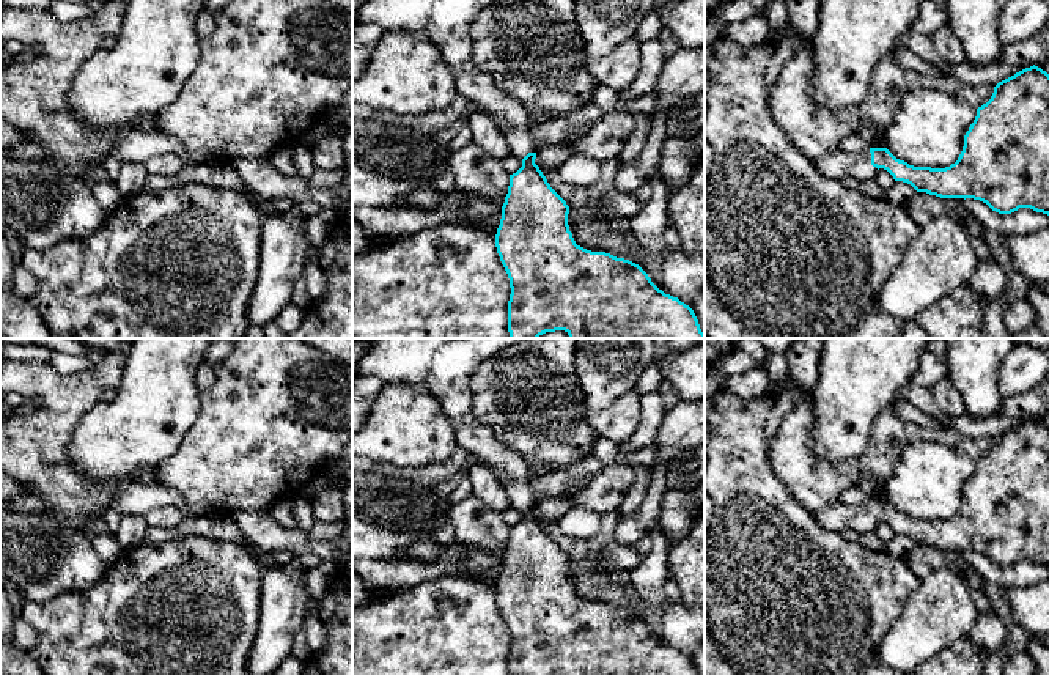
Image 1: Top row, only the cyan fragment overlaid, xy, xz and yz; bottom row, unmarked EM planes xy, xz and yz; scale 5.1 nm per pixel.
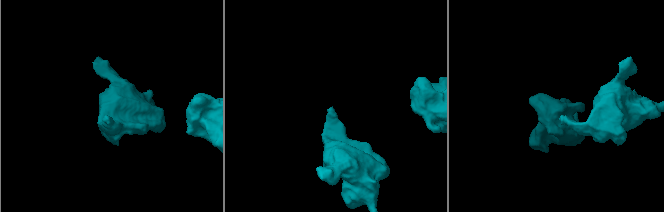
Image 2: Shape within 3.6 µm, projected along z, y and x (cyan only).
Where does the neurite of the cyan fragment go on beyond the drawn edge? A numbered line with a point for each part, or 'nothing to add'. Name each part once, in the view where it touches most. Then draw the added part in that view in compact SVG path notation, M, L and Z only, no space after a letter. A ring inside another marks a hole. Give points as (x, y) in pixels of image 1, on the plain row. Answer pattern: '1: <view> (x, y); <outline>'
1: yz (839, 518); M838 502L815 511L815 518L824 529L840 533L846 529L852 529L859 533L871 532L878 526L878 521L871 518L870 502L860 507L848 507Z

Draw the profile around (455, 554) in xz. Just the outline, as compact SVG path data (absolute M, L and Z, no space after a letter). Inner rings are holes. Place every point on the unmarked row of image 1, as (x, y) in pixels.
M423 538L404 548L401 560L423 562L445 568L462 568L473 551L483 551L494 559L503 559L505 555L505 549L483 549L458 540L439 543L437 540Z

